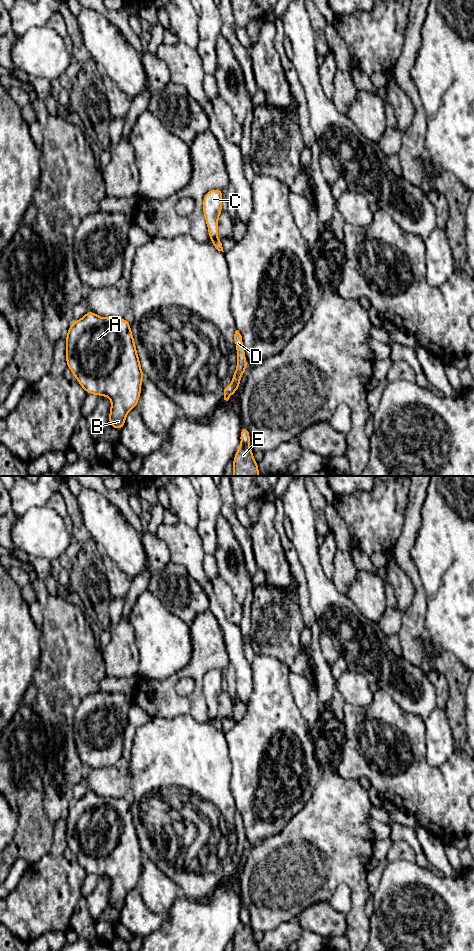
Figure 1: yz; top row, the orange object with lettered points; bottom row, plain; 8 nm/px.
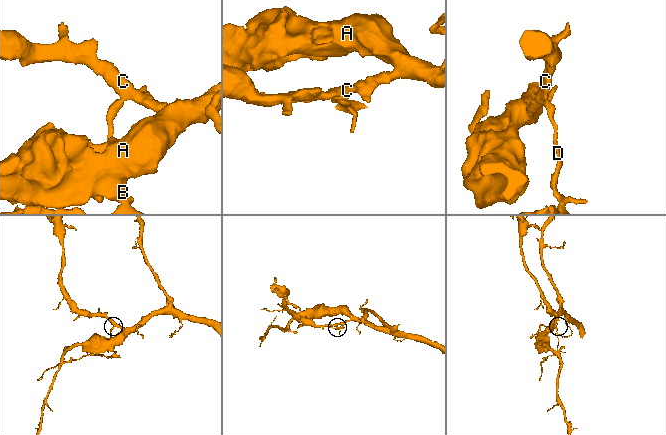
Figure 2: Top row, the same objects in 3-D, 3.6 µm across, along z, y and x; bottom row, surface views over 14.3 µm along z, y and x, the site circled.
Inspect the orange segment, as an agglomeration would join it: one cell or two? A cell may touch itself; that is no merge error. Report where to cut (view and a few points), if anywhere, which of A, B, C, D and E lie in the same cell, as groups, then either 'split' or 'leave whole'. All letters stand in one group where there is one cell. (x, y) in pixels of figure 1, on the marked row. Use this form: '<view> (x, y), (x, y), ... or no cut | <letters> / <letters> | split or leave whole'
yz (217, 236), (210, 240) | A B C / D E | split

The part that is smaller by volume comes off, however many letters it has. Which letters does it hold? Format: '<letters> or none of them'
D, E

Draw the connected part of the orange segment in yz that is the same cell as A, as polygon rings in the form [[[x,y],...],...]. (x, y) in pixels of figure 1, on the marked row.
[[[88,311],[80,320],[72,322],[67,331],[65,343],[67,367],[87,394],[95,394],[98,397],[107,396],[111,400],[109,426],[121,431],[128,412],[137,407],[144,377],[130,324],[126,318],[103,318]]]

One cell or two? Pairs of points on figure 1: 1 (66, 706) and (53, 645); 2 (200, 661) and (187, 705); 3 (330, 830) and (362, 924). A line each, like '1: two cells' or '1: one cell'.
1: one cell
2: one cell
3: one cell

